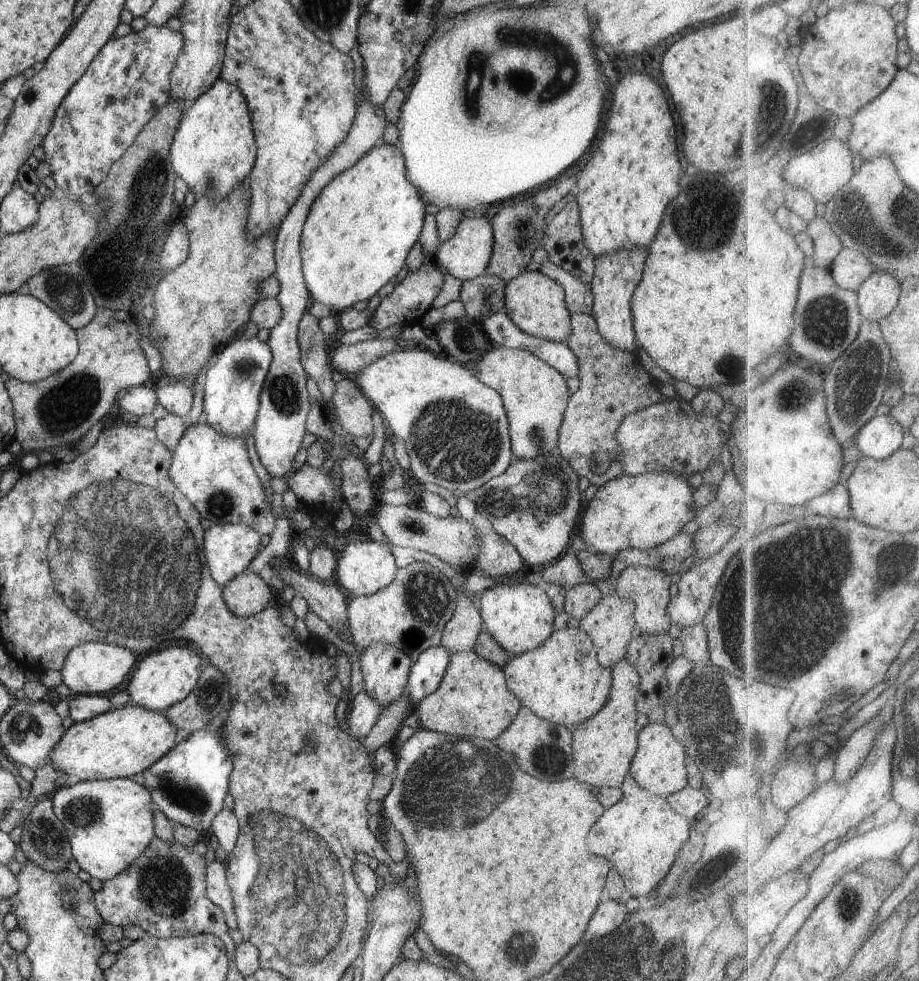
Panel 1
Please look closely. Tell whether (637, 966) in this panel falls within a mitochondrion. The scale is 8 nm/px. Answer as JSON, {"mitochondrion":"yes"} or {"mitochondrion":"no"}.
{"mitochondrion":"yes"}

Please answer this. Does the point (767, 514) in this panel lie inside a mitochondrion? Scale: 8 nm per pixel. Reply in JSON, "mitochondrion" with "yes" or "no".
{"mitochondrion":"no"}

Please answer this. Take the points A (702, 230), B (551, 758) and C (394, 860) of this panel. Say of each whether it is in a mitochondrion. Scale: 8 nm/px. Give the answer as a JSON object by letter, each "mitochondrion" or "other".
{"A":"mitochondrion","B":"mitochondrion","C":"other"}

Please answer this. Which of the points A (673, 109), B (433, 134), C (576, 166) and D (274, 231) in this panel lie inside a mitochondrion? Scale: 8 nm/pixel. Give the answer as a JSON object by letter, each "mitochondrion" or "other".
{"A":"other","B":"other","C":"other","D":"other"}

